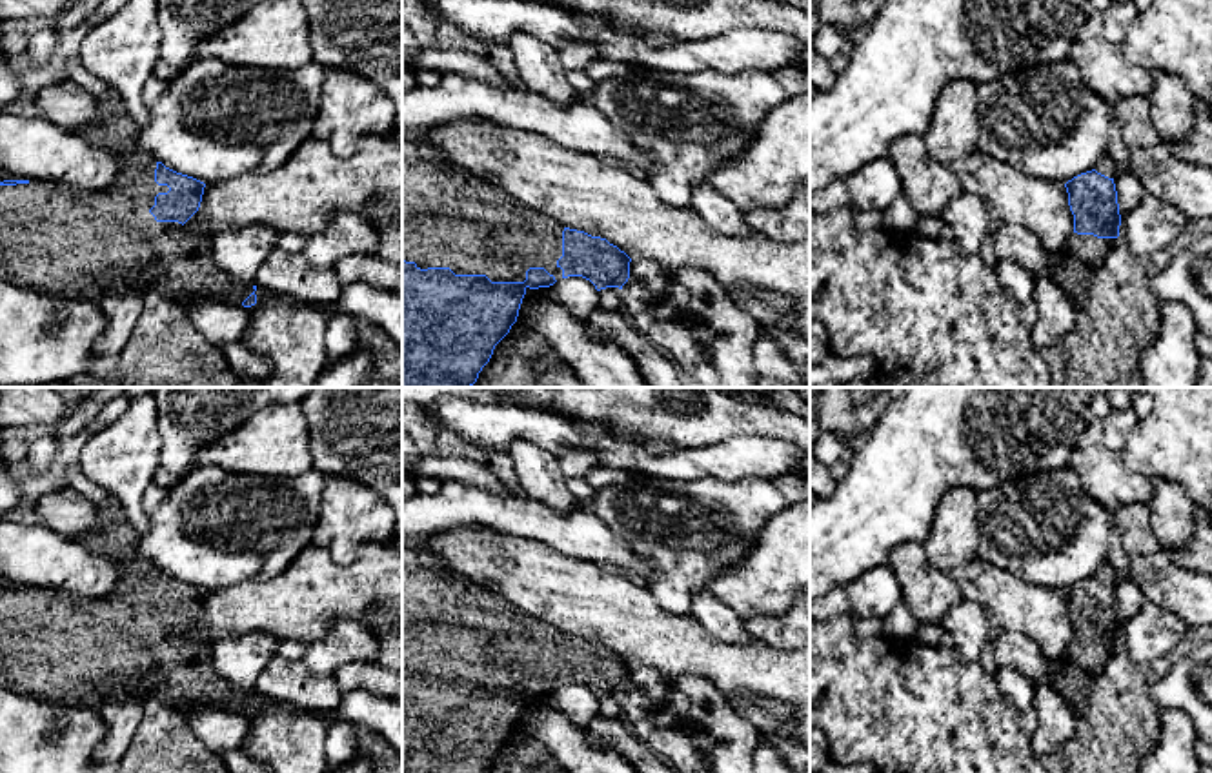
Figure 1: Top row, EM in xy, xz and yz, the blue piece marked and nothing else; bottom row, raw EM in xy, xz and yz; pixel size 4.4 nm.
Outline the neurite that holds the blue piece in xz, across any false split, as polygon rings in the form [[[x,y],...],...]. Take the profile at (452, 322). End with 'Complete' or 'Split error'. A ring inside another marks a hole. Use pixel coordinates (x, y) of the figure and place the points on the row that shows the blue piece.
[[[402,135],[402,387],[471,387],[482,367],[490,362],[495,346],[517,322],[526,289],[550,287],[561,278],[582,276],[597,291],[619,287],[630,278],[631,258],[606,238],[570,229],[555,218],[542,215],[513,200],[502,189],[444,160],[428,142],[417,135]]]. Split error

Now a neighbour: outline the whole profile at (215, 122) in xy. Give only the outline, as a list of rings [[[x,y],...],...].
[[[193,60],[166,84],[149,120],[138,127],[138,147],[166,167],[204,184],[280,167],[306,142],[318,115],[326,69],[311,60],[295,69],[262,69]]]

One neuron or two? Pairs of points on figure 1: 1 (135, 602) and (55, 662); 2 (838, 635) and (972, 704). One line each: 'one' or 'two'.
1: one
2: one

